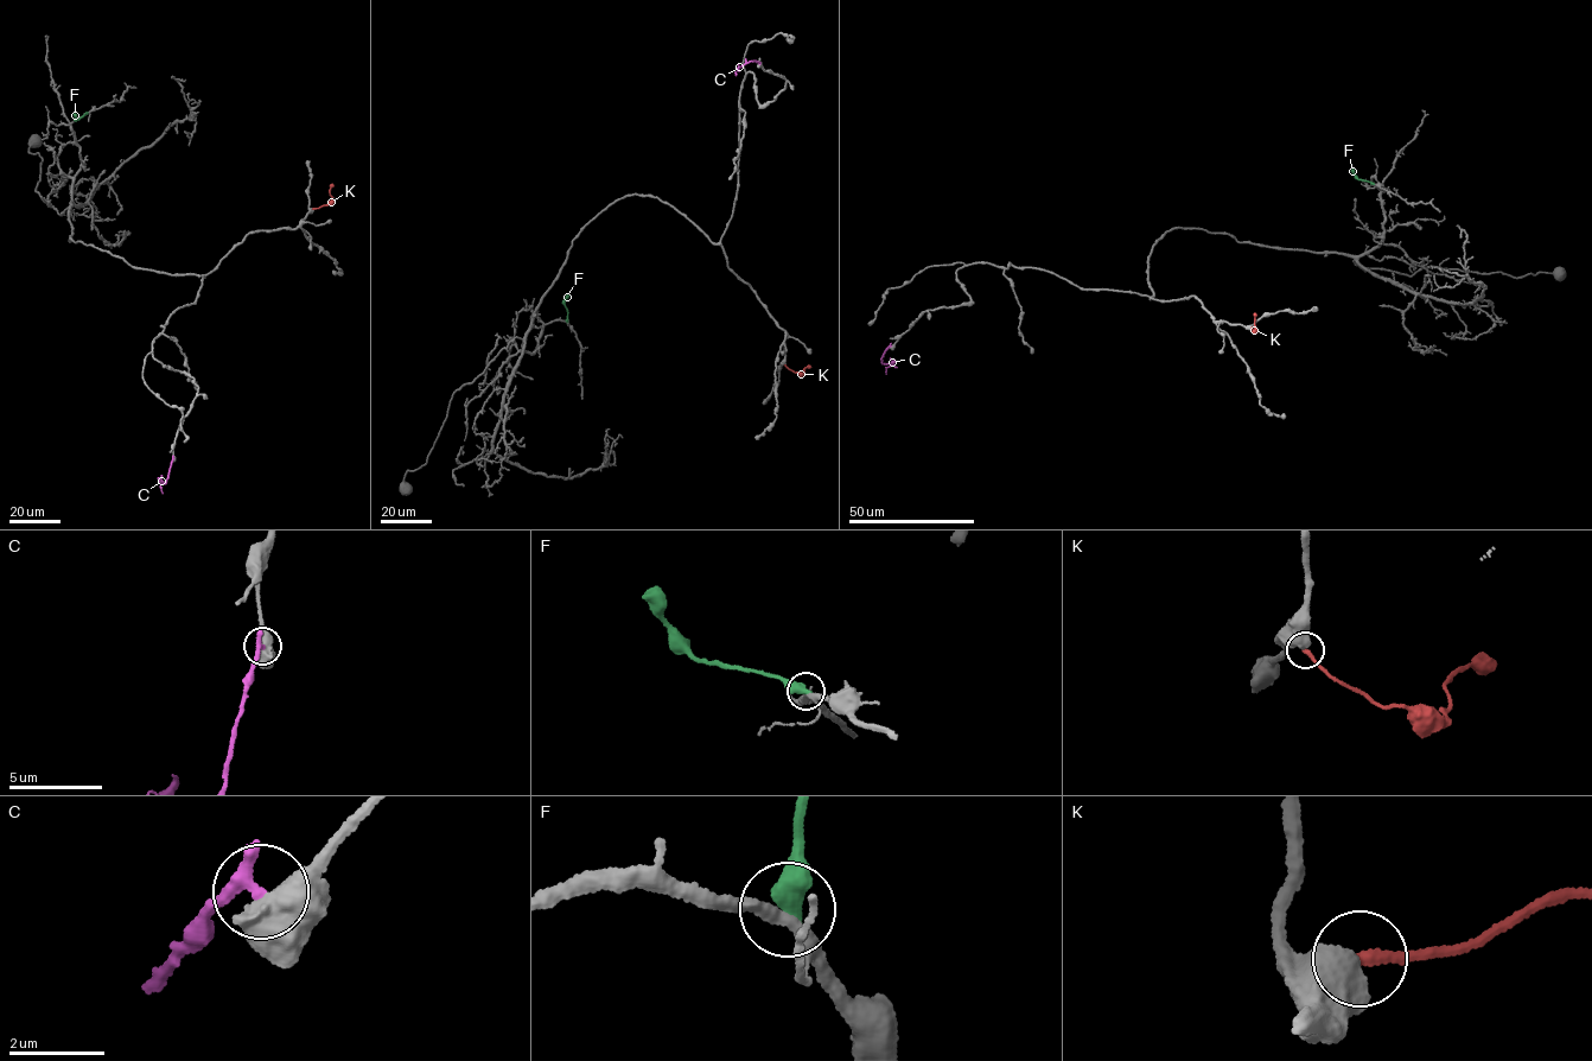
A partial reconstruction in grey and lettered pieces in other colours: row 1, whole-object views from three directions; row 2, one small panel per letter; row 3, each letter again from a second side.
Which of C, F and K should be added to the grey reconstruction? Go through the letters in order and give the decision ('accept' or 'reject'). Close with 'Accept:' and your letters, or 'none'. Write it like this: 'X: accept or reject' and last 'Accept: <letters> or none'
C: reject
F: reject
K: accept
Accept: K

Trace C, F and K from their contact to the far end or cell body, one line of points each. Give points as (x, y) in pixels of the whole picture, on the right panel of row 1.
C: (891, 345), (882, 359), (883, 363), (892, 363), (886, 368), (886, 374)
F: (1373, 183), (1357, 178), (1350, 170)
K: (1252, 328), (1254, 331), (1255, 313)

